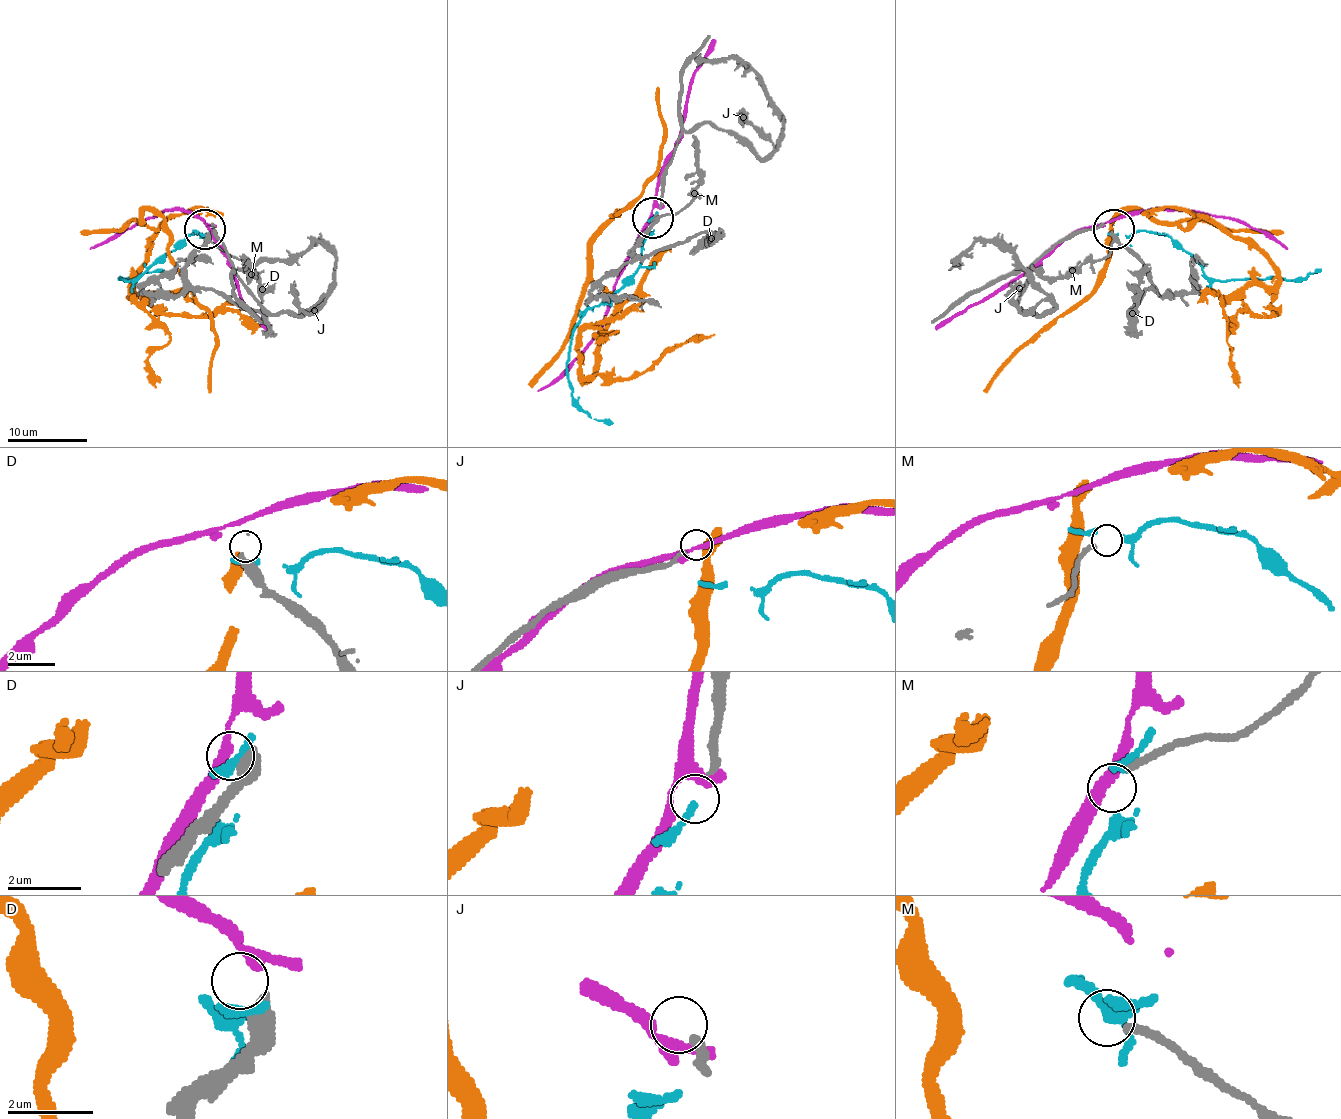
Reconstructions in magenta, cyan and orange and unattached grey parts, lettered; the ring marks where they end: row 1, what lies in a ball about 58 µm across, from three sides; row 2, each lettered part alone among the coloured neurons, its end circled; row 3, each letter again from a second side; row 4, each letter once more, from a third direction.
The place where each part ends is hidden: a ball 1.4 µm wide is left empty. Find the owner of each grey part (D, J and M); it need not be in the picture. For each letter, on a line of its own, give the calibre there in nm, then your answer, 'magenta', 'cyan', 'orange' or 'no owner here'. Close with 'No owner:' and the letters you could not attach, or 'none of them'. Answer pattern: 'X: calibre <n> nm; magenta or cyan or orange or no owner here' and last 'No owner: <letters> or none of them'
D: calibre 440 nm; no owner here
J: calibre 200 nm; no owner here
M: calibre 190 nm; no owner here
No owner: D, J, M

